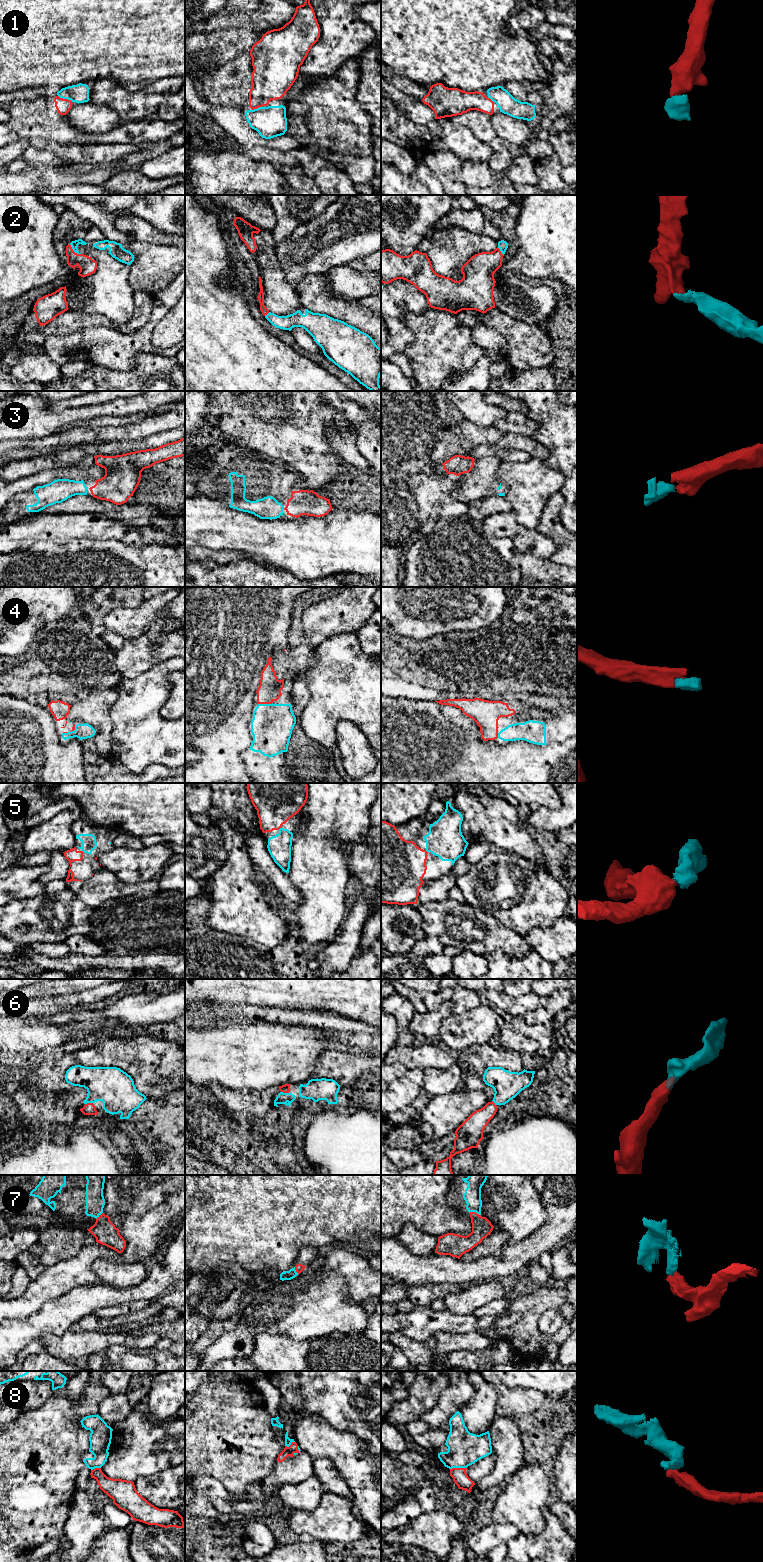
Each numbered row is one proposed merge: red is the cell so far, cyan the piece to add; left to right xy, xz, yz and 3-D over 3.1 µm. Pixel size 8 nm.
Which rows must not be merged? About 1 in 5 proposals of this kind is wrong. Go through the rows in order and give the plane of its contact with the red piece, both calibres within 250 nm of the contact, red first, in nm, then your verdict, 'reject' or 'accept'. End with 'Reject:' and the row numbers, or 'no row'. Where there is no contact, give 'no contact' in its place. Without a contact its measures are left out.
1: xy | 120/150 nm | accept
2: xy | 140/60 nm | accept
3: no contact | accept
4: xz | 190/340 nm | accept
5: xz | 400/190 nm | accept
6: xy | 100/300 nm | accept
7: yz | 160/140 nm | accept
8: yz | 120/280 nm | reject
Reject: 8

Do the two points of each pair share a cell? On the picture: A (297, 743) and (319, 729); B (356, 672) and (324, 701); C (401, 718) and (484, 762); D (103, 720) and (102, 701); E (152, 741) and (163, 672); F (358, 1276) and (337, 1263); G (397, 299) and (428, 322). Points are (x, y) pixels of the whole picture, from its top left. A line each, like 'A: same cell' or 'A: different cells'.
A: different cells
B: same cell
C: same cell
D: same cell
E: same cell
F: same cell
G: different cells

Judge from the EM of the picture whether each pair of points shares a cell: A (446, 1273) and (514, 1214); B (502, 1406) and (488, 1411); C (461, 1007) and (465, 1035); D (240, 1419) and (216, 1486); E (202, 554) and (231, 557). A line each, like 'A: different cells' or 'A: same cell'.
A: different cells
B: different cells
C: different cells
D: different cells
E: same cell

